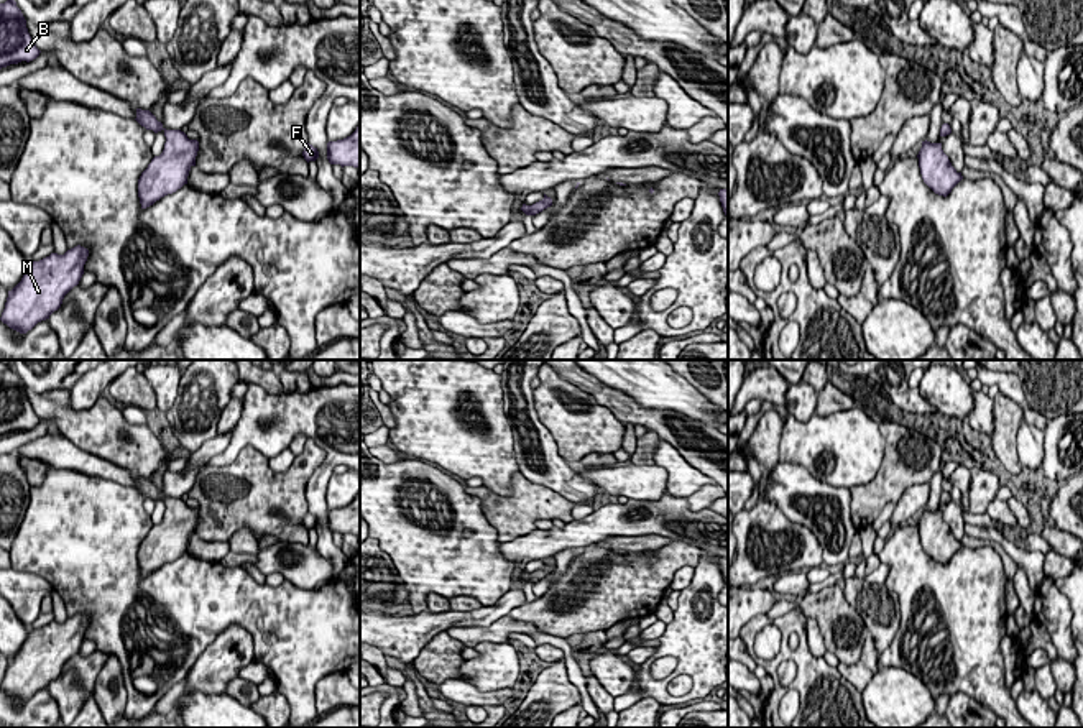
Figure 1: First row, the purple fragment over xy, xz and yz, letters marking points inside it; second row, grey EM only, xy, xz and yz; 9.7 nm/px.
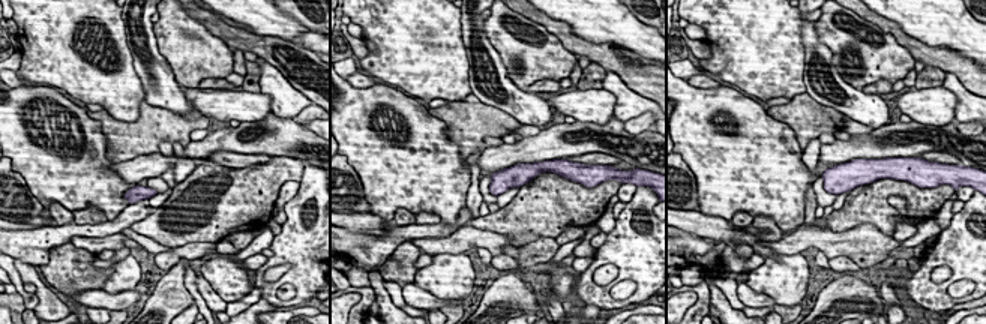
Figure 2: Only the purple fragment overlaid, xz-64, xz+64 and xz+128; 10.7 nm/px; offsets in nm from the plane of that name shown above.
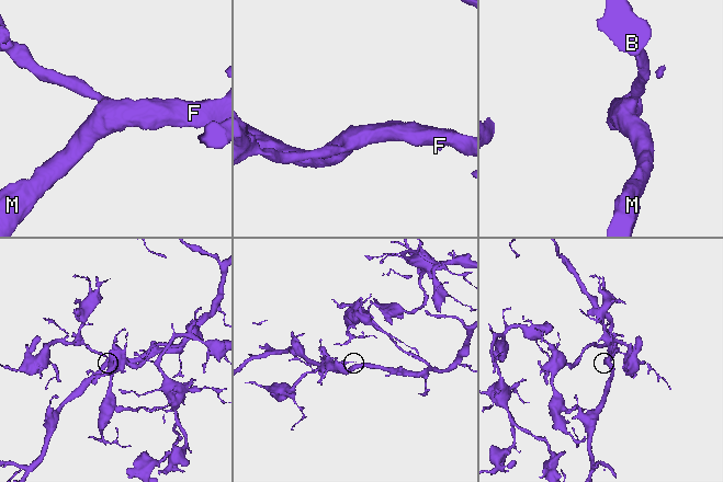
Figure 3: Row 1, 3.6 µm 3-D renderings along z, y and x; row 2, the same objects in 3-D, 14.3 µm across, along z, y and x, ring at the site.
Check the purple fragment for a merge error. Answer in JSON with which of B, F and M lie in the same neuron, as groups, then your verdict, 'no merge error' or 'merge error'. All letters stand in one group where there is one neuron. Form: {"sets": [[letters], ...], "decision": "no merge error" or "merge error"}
{"sets": [["B", "F", "M"]], "decision": "no merge error"}

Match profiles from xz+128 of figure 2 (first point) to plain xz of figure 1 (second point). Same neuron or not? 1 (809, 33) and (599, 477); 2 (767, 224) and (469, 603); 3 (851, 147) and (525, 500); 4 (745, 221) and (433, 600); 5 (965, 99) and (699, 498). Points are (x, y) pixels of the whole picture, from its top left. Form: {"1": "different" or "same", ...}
{"1": "different", "2": "same", "3": "different", "4": "same", "5": "different"}

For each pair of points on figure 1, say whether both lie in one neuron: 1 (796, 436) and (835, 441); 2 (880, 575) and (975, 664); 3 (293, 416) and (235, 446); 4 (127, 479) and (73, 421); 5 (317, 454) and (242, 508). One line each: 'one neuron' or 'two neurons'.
1: one neuron
2: two neurons
3: one neuron
4: two neurons
5: one neuron

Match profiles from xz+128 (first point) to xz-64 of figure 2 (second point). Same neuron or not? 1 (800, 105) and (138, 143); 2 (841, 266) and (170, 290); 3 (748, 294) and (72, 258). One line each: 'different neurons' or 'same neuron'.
1: same neuron
2: different neurons
3: different neurons

